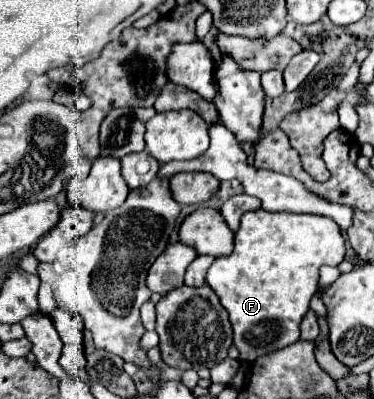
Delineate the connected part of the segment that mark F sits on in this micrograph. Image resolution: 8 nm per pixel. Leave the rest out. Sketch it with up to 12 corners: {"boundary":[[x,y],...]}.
{"boundary":[[246,212],[208,270],[242,362],[300,338],[318,270],[320,214]]}

